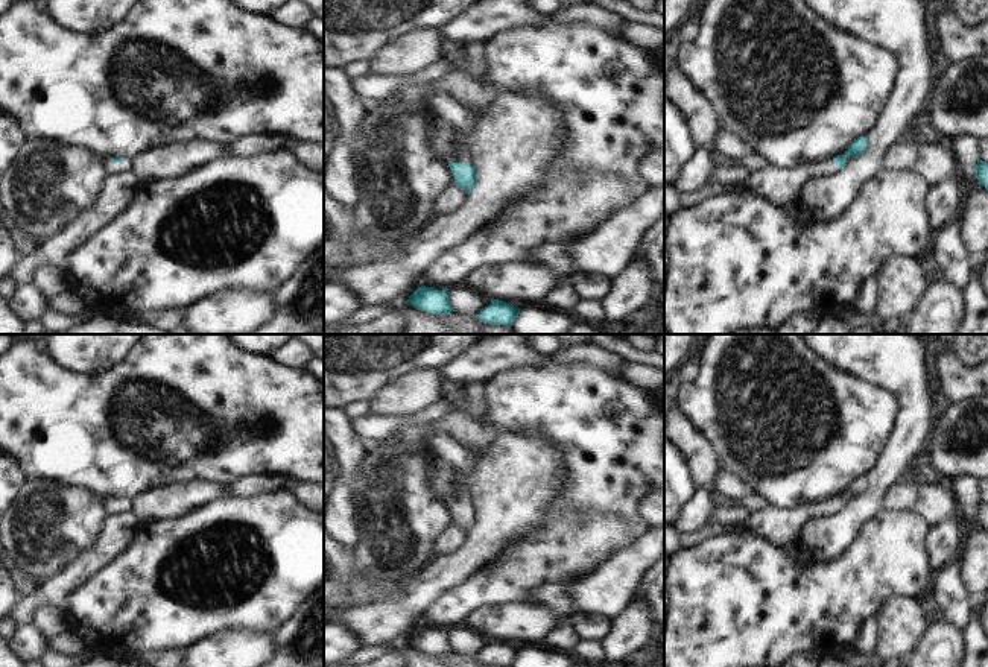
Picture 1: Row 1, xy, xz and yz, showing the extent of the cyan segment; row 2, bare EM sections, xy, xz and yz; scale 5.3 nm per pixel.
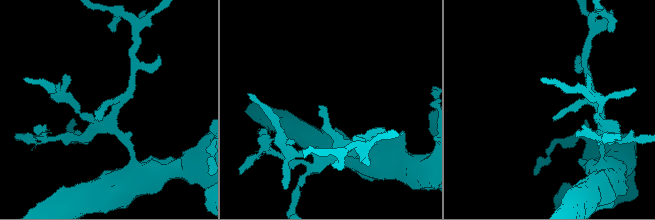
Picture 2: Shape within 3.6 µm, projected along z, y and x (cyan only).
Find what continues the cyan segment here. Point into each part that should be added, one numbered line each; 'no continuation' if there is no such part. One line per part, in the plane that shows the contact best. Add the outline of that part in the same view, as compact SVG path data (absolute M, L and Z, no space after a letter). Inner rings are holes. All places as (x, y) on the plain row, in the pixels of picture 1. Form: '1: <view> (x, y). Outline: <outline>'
1: xz (464, 496). Outline: M462 489L456 497L448 500L448 504L451 503L465 503L468 506L474 506L476 503L471 500L470 492Z

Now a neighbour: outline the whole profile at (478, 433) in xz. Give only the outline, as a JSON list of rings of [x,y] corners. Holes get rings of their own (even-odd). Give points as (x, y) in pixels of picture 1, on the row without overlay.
[[[456,409],[436,422],[407,427],[369,445],[354,482],[360,529],[356,553],[360,565],[374,580],[406,583],[415,579],[438,558],[439,538],[454,524],[448,503],[436,498],[432,483],[435,453],[429,441],[438,431],[451,435],[474,451],[488,450],[499,438],[496,424],[488,418],[488,409],[477,416]]]

